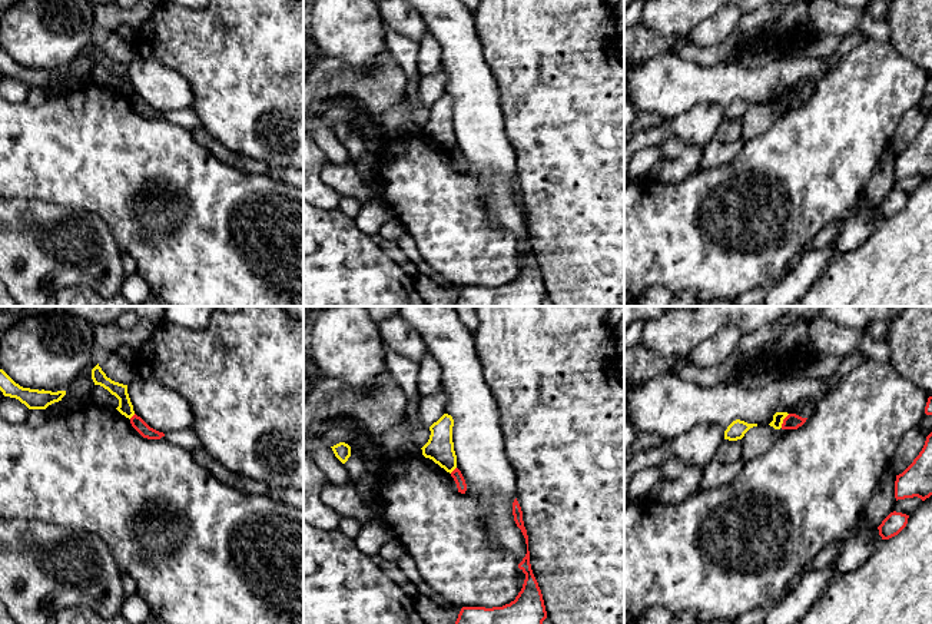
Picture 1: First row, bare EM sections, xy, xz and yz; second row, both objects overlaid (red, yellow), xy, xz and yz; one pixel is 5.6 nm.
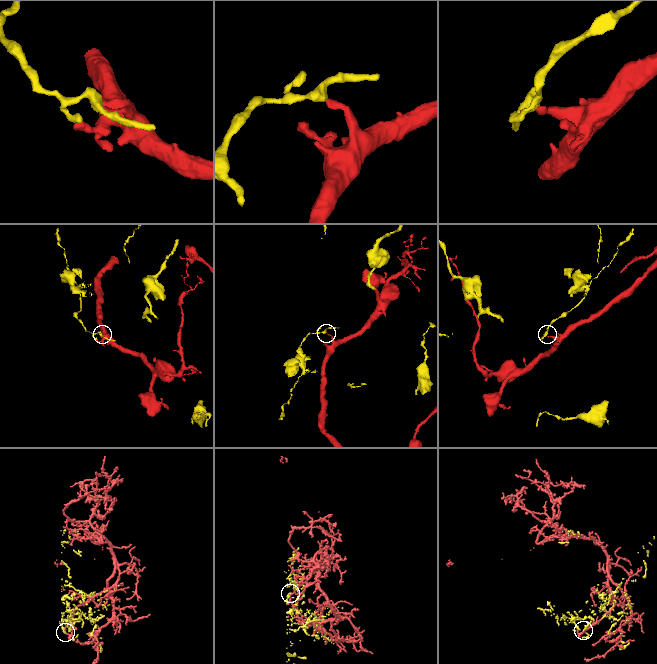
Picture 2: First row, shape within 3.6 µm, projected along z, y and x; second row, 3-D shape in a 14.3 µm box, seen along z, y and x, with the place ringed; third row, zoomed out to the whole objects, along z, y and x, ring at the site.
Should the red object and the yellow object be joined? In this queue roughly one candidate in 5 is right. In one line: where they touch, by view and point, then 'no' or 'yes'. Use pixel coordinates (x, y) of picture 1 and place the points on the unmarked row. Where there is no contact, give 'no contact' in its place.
yz (783, 100) | no

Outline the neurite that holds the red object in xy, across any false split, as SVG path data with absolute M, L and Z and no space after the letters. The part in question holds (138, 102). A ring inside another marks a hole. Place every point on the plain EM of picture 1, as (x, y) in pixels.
M136 93L130 97L132 106L143 116L147 119L160 119L165 116L163 112L159 112L153 107L150 107L140 96Z

